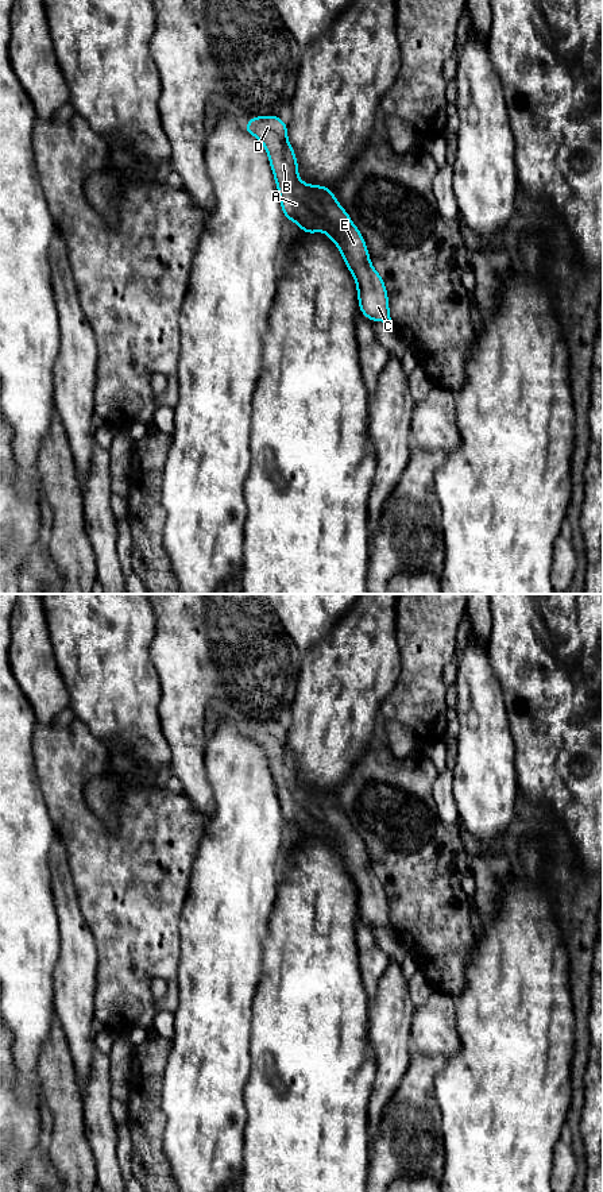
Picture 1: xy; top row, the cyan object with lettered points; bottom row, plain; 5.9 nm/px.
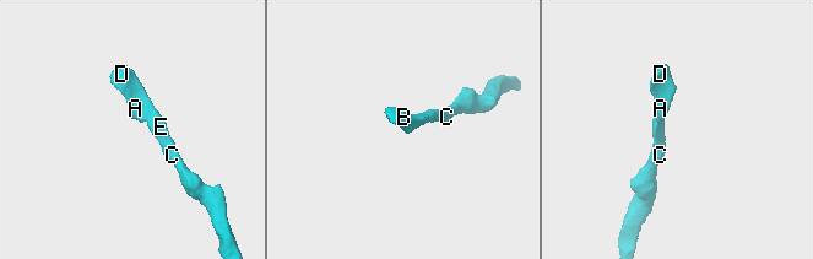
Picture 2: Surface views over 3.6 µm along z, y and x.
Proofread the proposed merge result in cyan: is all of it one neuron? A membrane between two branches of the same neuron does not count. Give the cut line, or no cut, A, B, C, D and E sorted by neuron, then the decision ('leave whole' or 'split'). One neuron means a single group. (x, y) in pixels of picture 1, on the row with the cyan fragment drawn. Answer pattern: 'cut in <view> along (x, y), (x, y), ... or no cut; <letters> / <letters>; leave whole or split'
no cut; A B C D E; leave whole

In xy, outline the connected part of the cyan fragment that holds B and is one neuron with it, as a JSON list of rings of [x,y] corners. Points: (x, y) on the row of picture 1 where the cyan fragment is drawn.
[[[278,115],[251,116],[244,131],[258,138],[267,151],[286,220],[297,223],[305,234],[325,231],[326,236],[337,246],[348,270],[355,278],[360,312],[368,320],[393,324],[386,285],[380,274],[371,265],[364,238],[347,211],[339,205],[331,189],[316,184],[308,185],[299,180],[297,157],[287,139],[287,124]]]

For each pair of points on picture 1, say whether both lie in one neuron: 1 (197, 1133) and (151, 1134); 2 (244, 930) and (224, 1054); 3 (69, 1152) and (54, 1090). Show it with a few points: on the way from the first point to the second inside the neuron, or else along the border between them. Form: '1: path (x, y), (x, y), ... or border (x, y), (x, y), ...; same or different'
1: border (161, 1103), (165, 1115), (163, 1153), (170, 1165); different
2: path (220, 961), (220, 1023); same
3: path (68, 1137), (66, 1104); same

